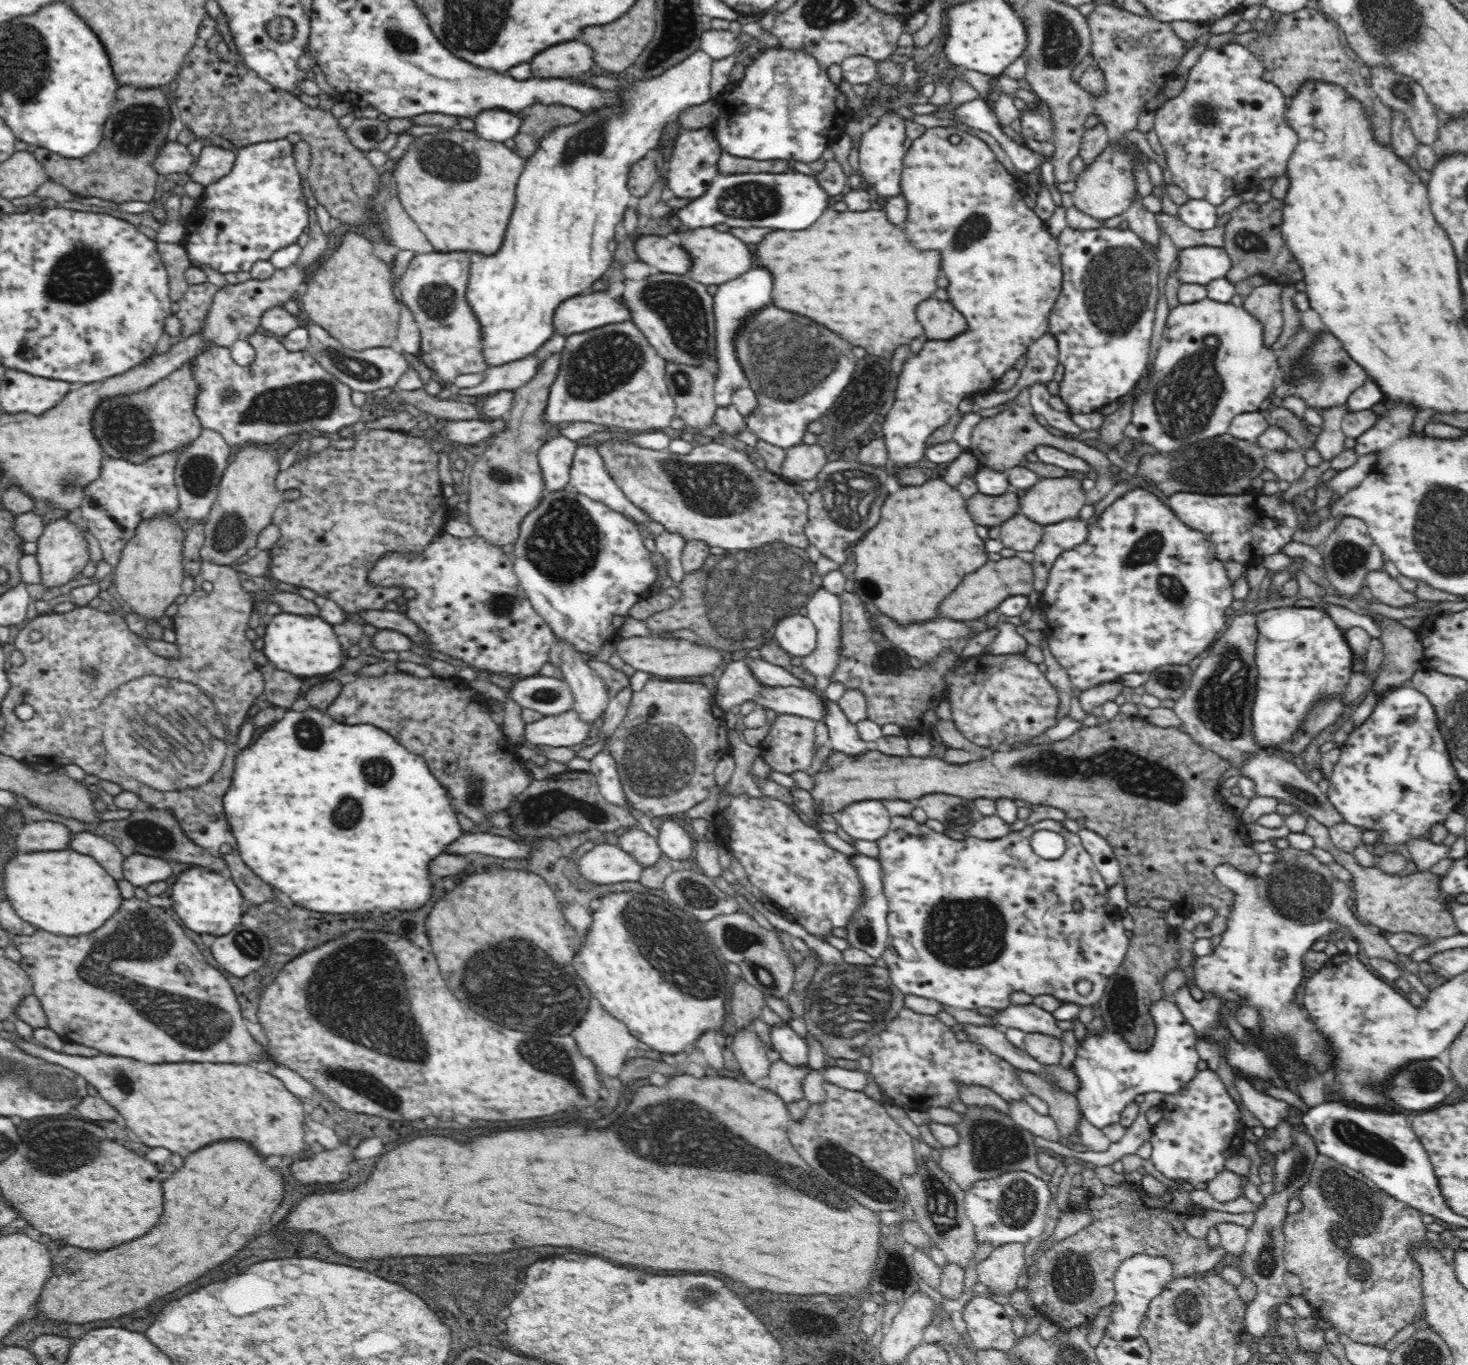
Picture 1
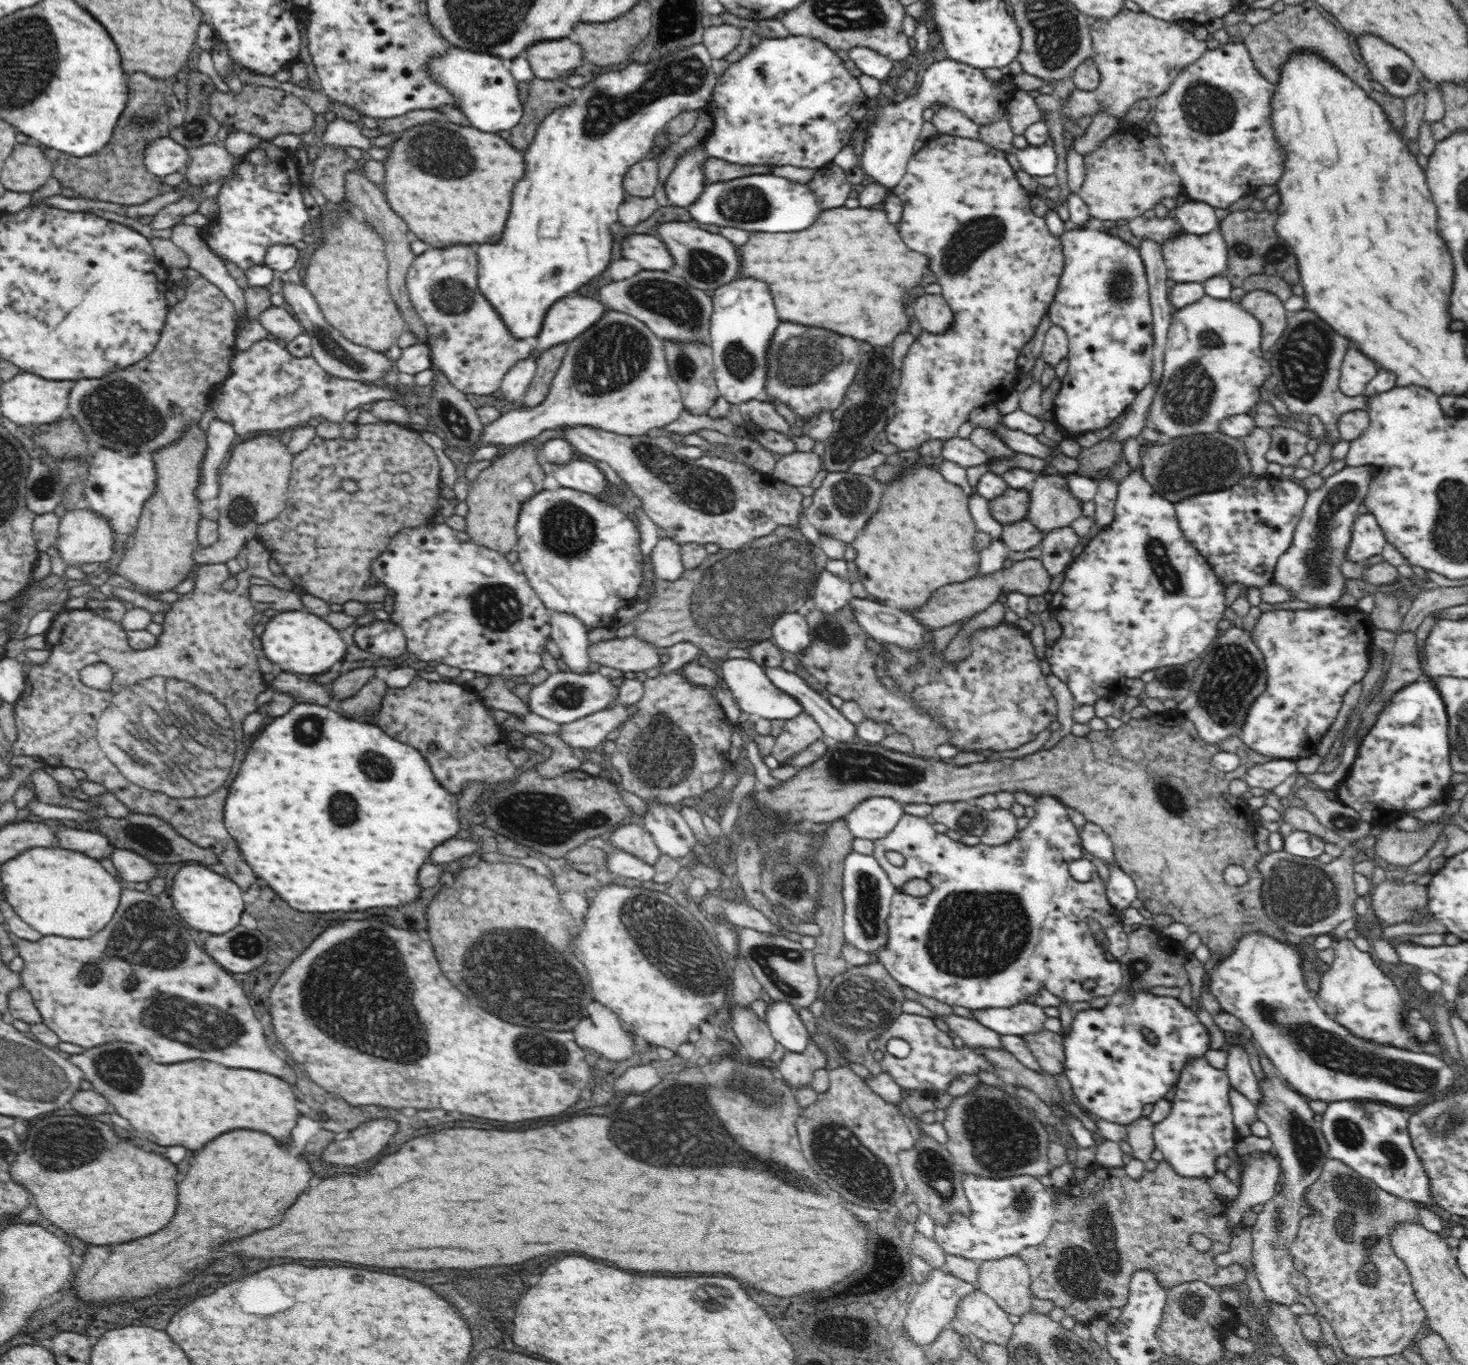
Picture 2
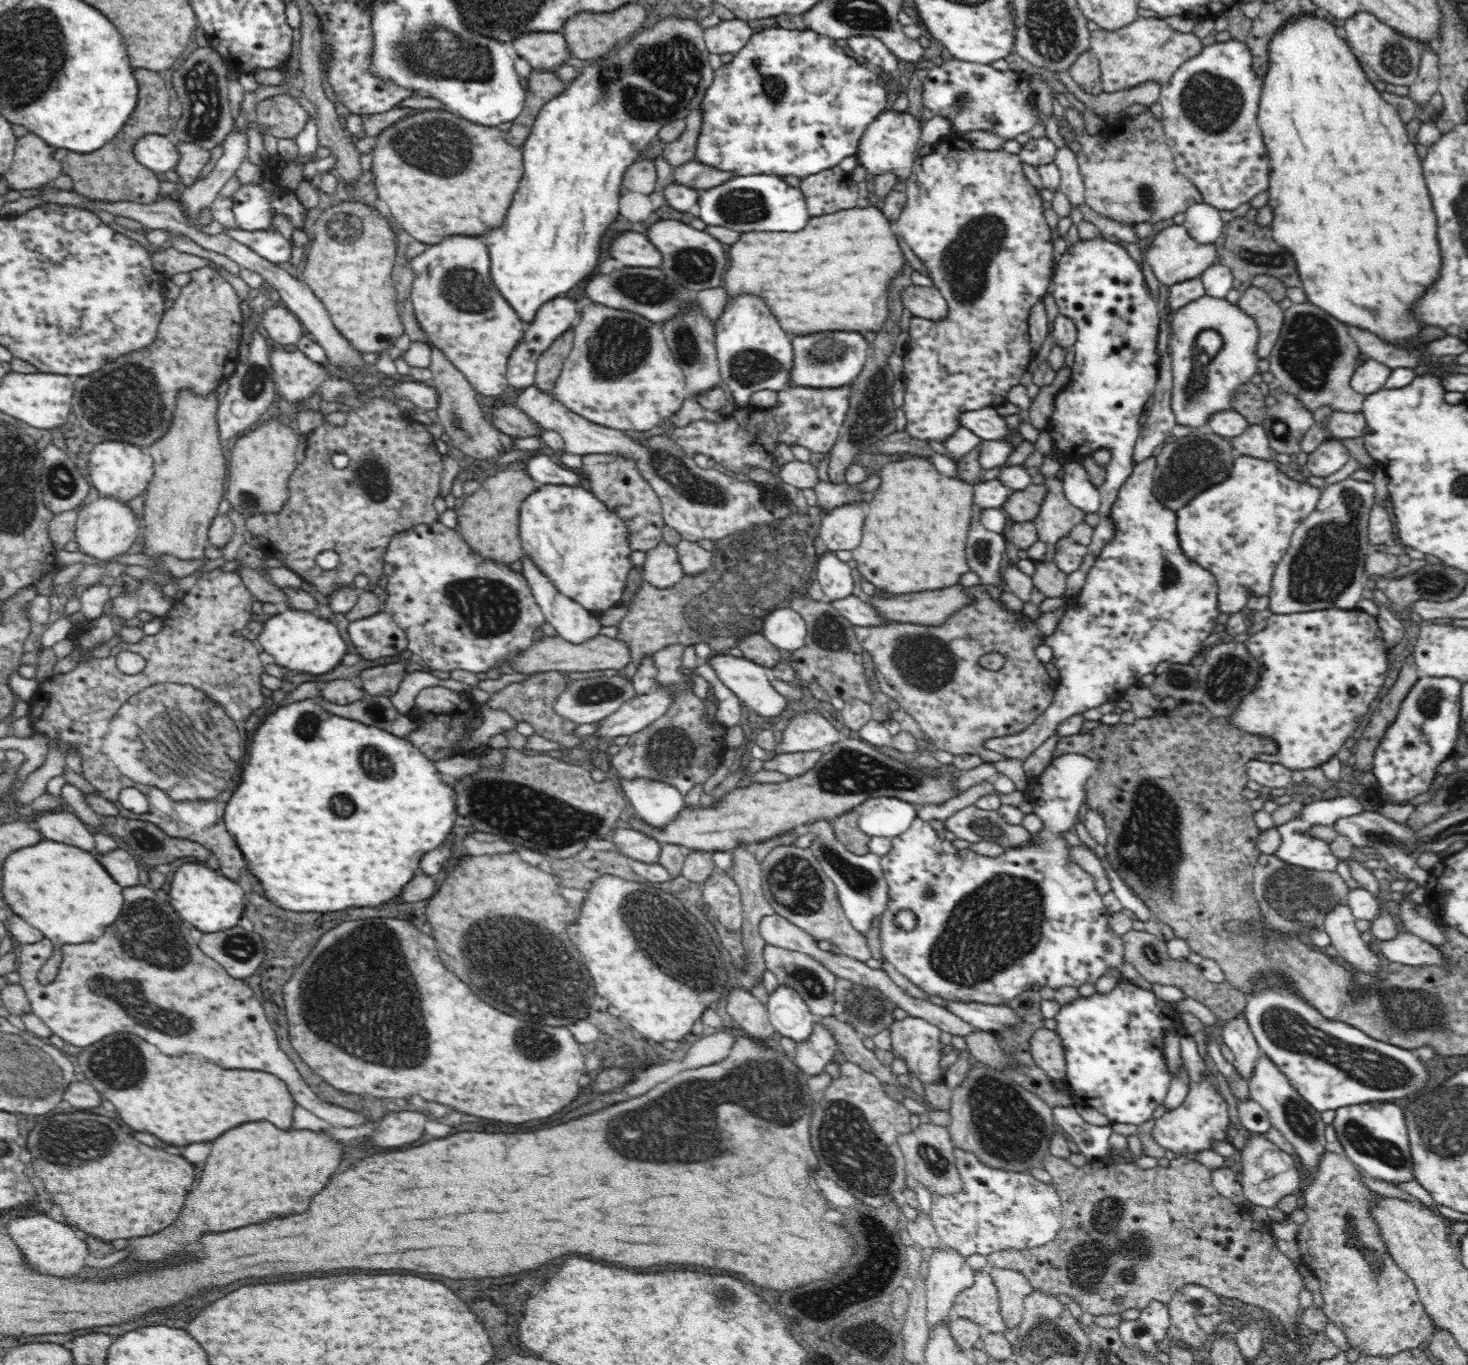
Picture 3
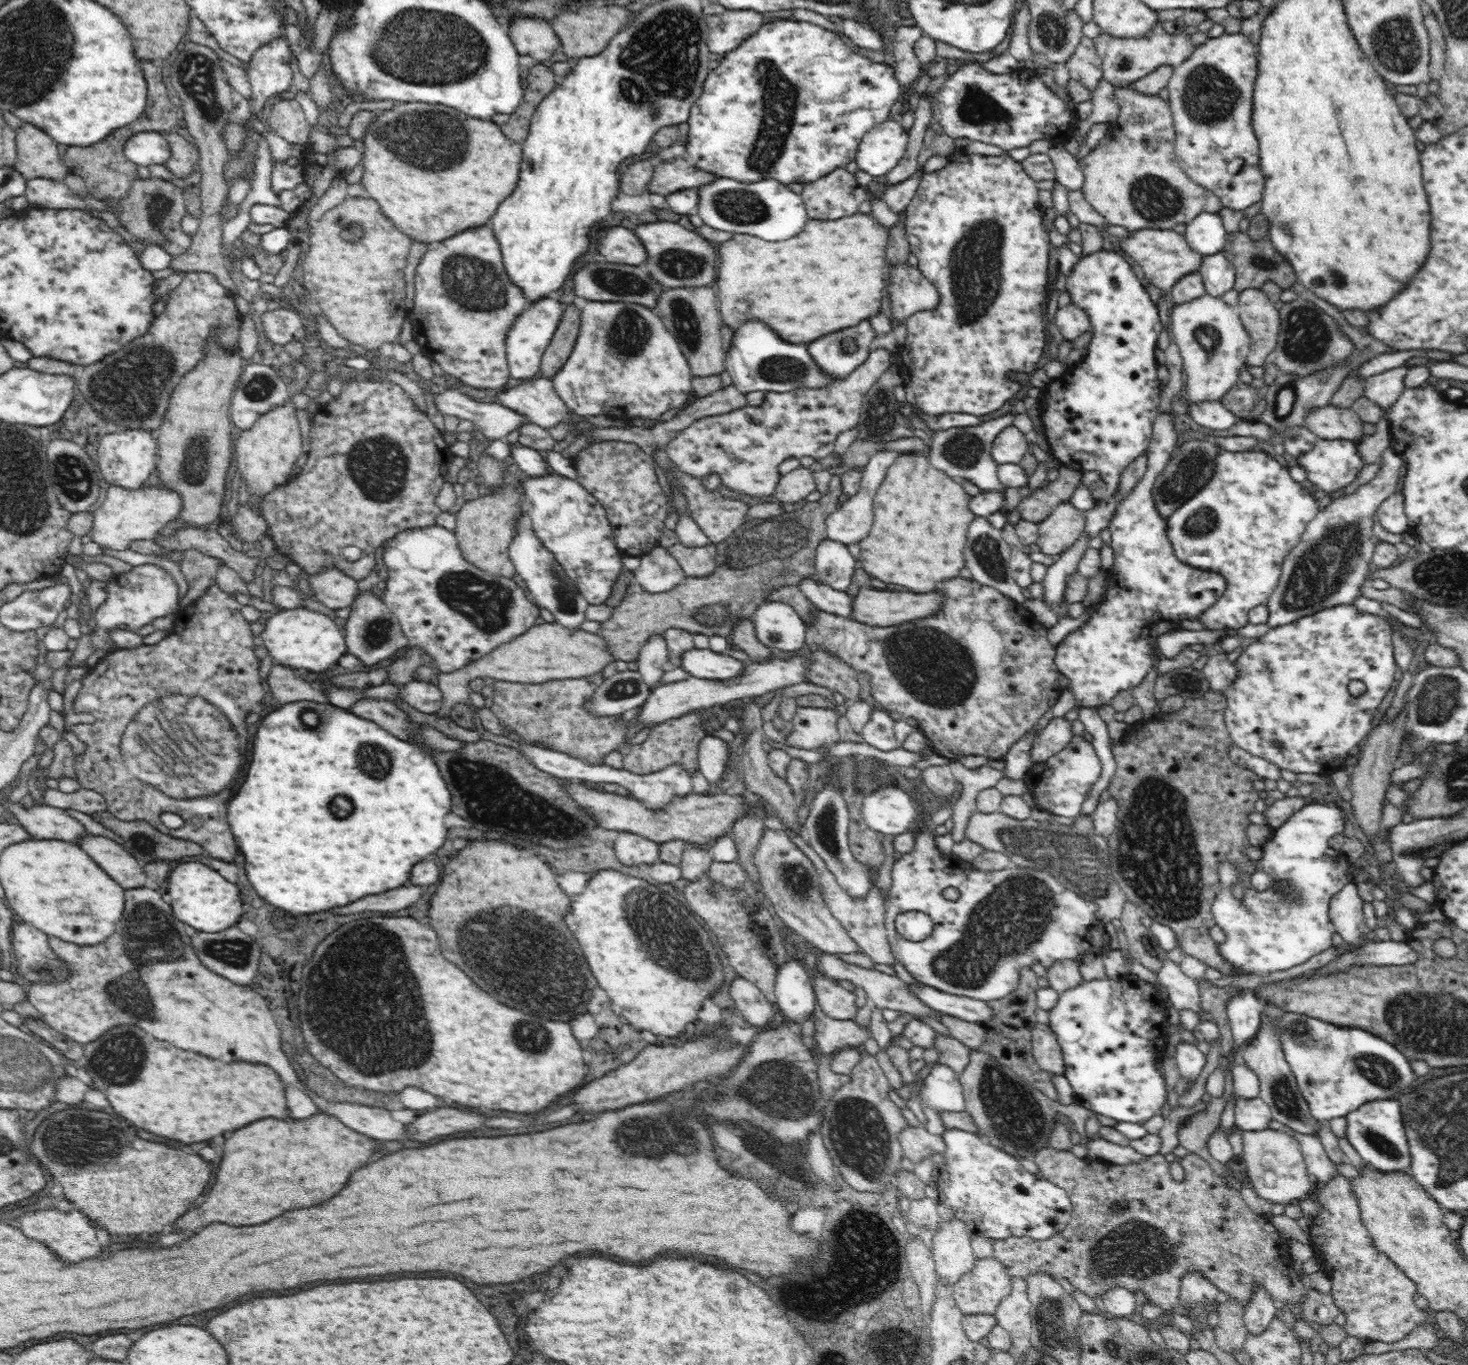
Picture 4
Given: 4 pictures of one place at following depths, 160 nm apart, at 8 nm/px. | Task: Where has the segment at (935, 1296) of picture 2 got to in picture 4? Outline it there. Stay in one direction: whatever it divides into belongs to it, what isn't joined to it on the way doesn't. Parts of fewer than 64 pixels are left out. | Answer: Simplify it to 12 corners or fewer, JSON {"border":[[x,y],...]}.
{"border":[[962,1221],[940,1223],[931,1252],[939,1281],[954,1286],[972,1270]]}

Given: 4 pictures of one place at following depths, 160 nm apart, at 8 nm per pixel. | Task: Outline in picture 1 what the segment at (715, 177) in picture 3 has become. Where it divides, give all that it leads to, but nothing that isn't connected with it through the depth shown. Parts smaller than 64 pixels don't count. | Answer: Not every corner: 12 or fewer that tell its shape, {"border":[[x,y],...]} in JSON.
{"border":[[723,152],[721,174],[778,174],[787,161],[738,158]]}

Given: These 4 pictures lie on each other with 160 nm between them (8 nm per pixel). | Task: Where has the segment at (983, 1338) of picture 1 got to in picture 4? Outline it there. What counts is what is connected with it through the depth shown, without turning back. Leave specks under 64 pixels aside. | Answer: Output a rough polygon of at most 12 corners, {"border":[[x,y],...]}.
{"border":[[977,1260],[953,1286],[965,1315],[994,1315],[1012,1292],[1006,1267]]}

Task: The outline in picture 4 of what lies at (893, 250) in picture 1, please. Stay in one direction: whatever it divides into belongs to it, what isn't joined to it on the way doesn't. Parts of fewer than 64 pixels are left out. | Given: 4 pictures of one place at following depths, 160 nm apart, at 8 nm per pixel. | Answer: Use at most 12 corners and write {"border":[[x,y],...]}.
{"border":[[872,214],[716,245],[723,324],[806,344],[870,318]]}

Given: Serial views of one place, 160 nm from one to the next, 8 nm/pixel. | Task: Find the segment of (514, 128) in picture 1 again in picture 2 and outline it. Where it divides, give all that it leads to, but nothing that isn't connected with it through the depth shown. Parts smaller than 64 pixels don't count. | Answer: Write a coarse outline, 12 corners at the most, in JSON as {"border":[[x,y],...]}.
{"border":[[450,44],[430,72],[478,130],[514,129],[517,82],[494,56]]}

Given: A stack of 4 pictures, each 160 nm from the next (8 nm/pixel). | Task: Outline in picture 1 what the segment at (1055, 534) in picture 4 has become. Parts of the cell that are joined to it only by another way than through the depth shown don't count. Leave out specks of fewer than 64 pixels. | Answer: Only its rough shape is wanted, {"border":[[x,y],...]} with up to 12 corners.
{"border":[[1044,477],[1019,497],[1021,513],[1041,525],[1076,519],[1081,481]]}

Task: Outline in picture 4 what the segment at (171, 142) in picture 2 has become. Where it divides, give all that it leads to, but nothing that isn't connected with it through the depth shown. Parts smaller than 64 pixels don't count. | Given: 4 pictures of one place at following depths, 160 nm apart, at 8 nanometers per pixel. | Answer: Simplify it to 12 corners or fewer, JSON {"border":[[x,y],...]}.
{"border":[[138,132],[123,146],[136,165],[165,164],[164,133]]}

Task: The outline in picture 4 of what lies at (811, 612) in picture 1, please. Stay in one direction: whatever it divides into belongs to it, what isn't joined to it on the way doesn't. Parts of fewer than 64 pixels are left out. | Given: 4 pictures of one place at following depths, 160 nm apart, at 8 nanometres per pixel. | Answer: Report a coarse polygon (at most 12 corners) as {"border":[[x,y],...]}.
{"border":[[822,540],[812,577],[838,592],[851,585],[857,559]]}

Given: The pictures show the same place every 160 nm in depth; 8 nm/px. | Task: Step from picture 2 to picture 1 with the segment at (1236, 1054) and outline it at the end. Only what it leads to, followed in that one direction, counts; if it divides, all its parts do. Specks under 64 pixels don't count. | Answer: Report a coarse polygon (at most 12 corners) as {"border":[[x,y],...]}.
{"border":[[1248,1078],[1234,1084],[1265,1128],[1287,1120],[1290,1104],[1260,1093]]}

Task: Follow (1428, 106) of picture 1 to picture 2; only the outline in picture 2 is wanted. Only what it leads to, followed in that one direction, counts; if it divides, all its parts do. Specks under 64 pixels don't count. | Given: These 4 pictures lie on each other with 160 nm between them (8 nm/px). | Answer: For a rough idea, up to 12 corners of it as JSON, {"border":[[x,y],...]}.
{"border":[[1372,33],[1357,44],[1373,80],[1405,100],[1424,77],[1410,56]]}

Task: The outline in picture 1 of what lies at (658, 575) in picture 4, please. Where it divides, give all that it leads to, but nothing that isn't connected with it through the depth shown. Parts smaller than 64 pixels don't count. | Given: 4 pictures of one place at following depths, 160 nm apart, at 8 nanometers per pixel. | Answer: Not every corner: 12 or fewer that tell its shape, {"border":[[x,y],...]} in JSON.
{"border":[[664,531],[654,536],[656,552],[677,583],[686,578],[681,557],[686,539]]}

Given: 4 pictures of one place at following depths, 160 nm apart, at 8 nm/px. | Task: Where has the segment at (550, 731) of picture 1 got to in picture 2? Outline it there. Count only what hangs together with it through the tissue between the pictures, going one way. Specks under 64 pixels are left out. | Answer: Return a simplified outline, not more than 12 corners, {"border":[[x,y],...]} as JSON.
{"border":[[612,709],[560,726],[570,748],[597,747],[635,712]]}

